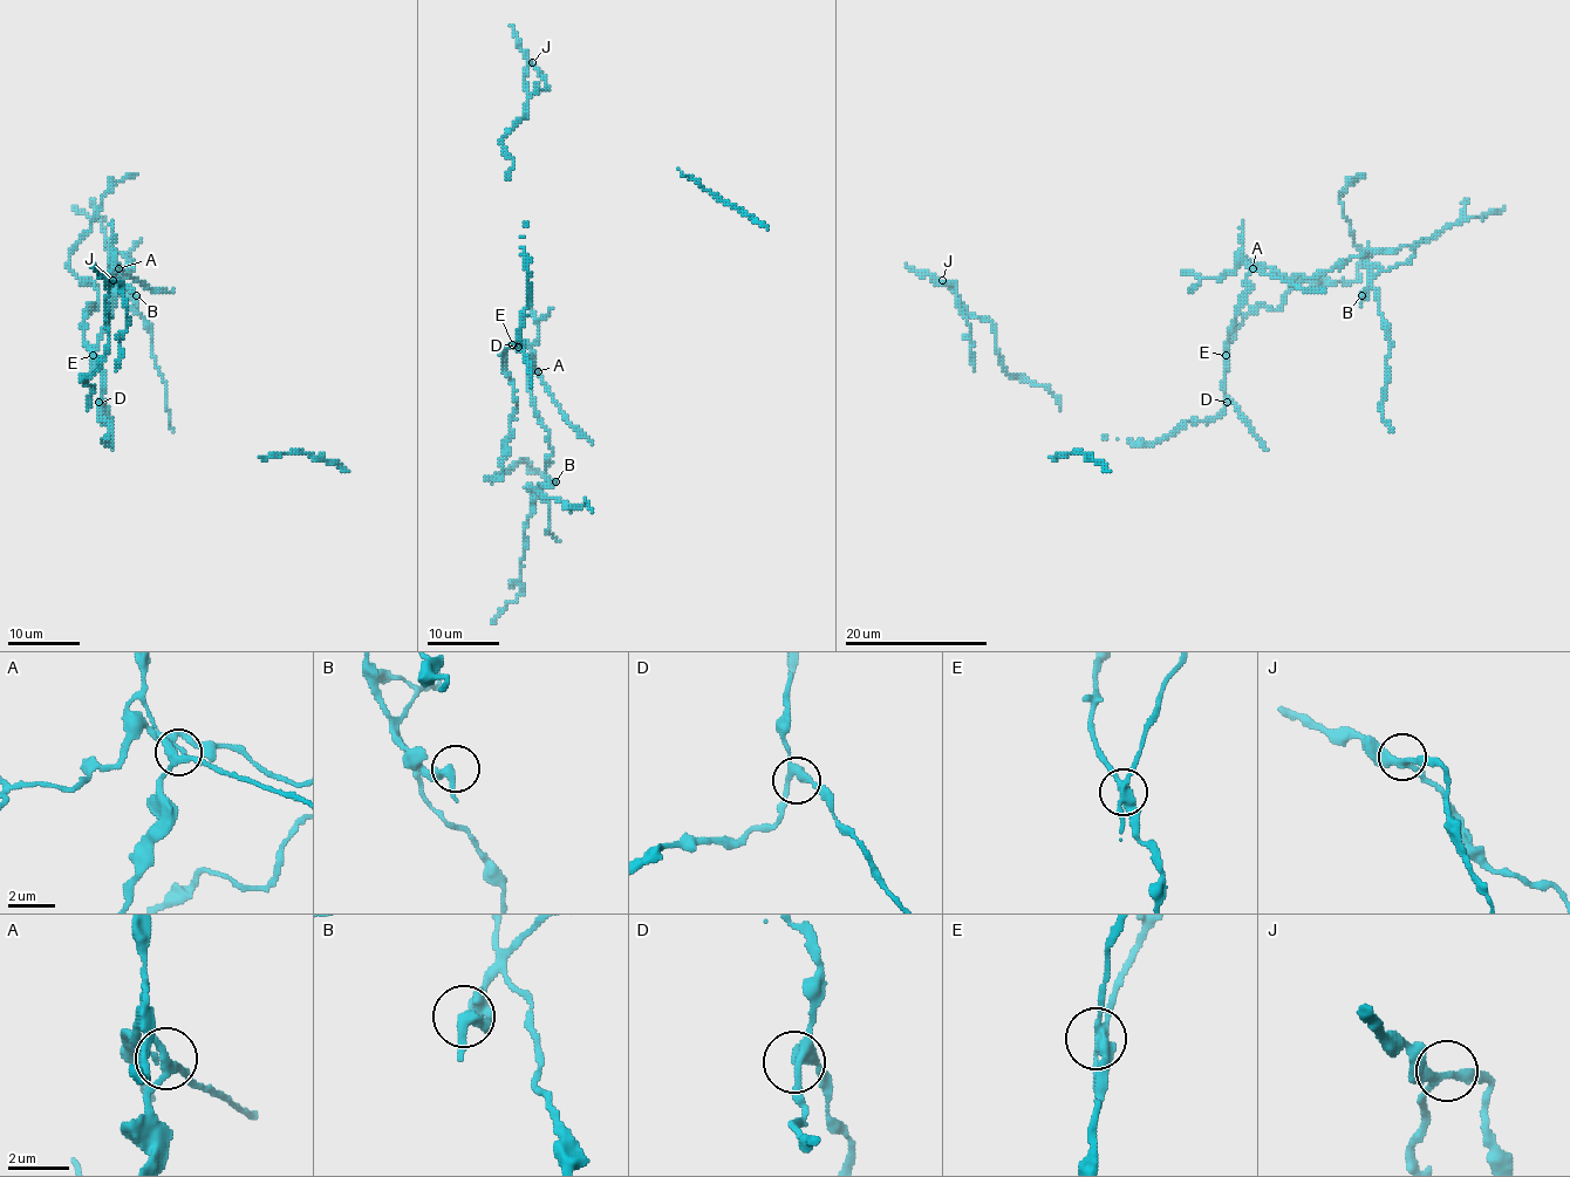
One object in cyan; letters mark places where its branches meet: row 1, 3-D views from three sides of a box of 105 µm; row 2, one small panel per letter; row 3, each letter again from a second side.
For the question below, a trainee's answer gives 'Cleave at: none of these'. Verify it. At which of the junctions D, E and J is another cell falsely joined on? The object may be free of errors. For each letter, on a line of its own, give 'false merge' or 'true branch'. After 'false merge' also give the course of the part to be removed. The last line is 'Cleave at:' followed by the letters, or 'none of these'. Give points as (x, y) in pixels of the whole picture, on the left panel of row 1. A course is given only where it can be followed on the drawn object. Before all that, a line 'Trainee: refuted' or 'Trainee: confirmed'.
Trainee: refuted
D: true branch
E: false merge
J: true branch
Cleave at: E

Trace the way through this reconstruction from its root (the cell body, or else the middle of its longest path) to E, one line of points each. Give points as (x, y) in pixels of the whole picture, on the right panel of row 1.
E: (1226, 397), (1226, 356)

